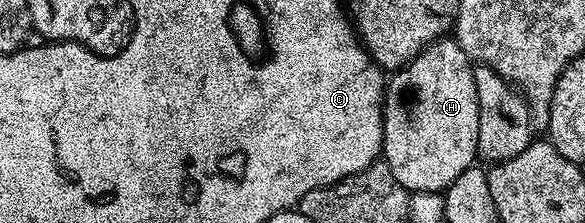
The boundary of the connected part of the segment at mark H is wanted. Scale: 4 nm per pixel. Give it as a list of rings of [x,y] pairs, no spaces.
[[[446,36],[425,47],[402,70],[388,79],[385,105],[381,108],[383,128],[383,161],[391,168],[391,176],[404,190],[414,194],[441,194],[468,166],[478,161],[479,96],[475,96],[474,63],[452,37]]]

